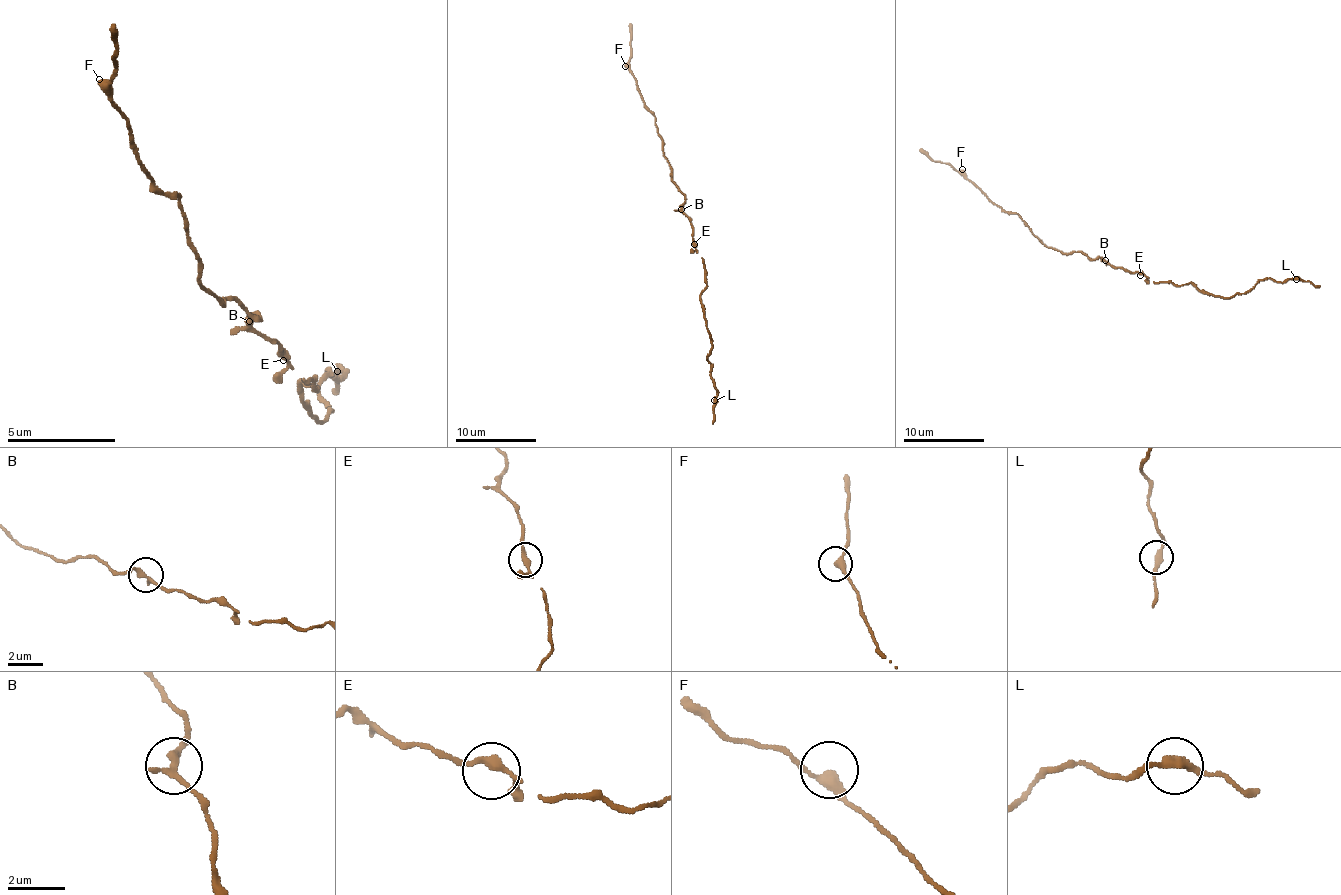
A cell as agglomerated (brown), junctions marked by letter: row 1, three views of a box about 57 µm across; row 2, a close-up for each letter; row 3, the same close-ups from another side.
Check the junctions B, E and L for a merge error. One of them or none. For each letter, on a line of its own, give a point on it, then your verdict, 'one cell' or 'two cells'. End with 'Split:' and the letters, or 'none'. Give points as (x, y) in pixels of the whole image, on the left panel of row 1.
B: at (249, 321); one cell
E: at (283, 360); one cell
L: at (337, 371); one cell
Split: none

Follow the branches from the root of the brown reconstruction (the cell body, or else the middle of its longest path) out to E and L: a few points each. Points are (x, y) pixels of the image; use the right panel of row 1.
E: (1109, 262), (1140, 275)
L: (1109, 262), (1142, 273), (1156, 283), (1190, 283), (1217, 297), (1245, 293), (1263, 279), (1280, 283), (1296, 279)

